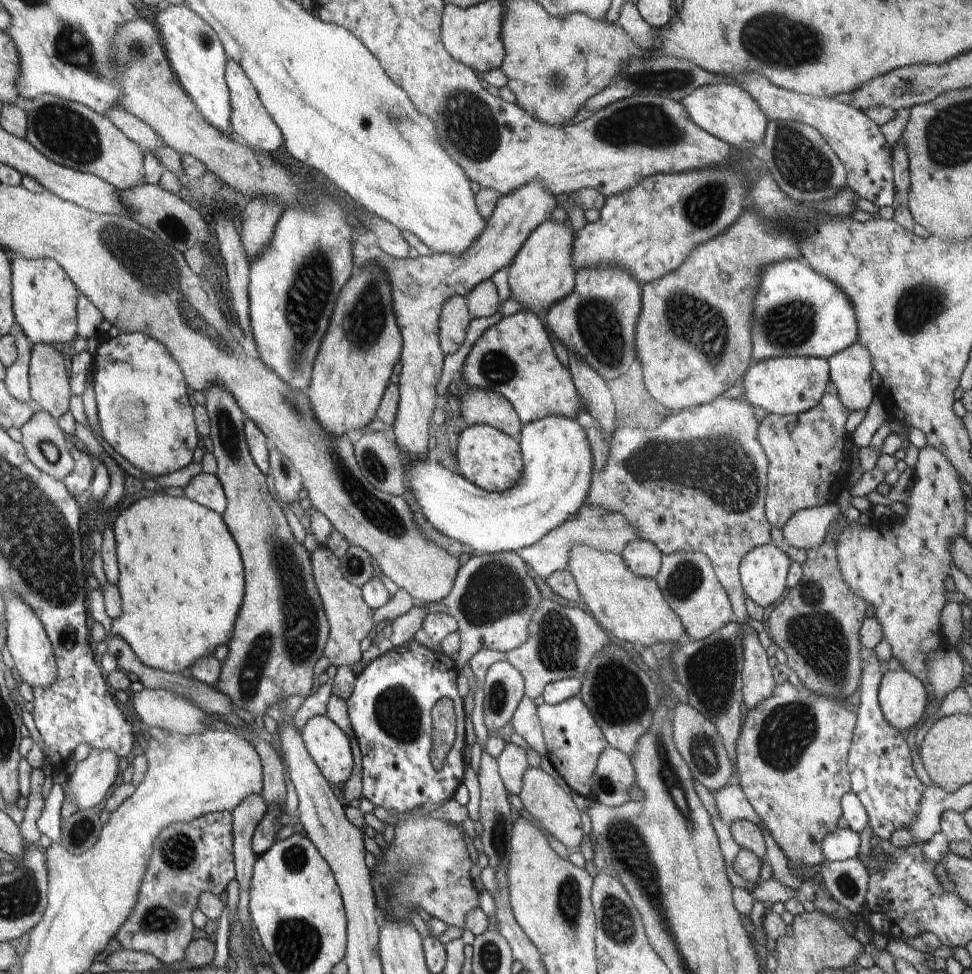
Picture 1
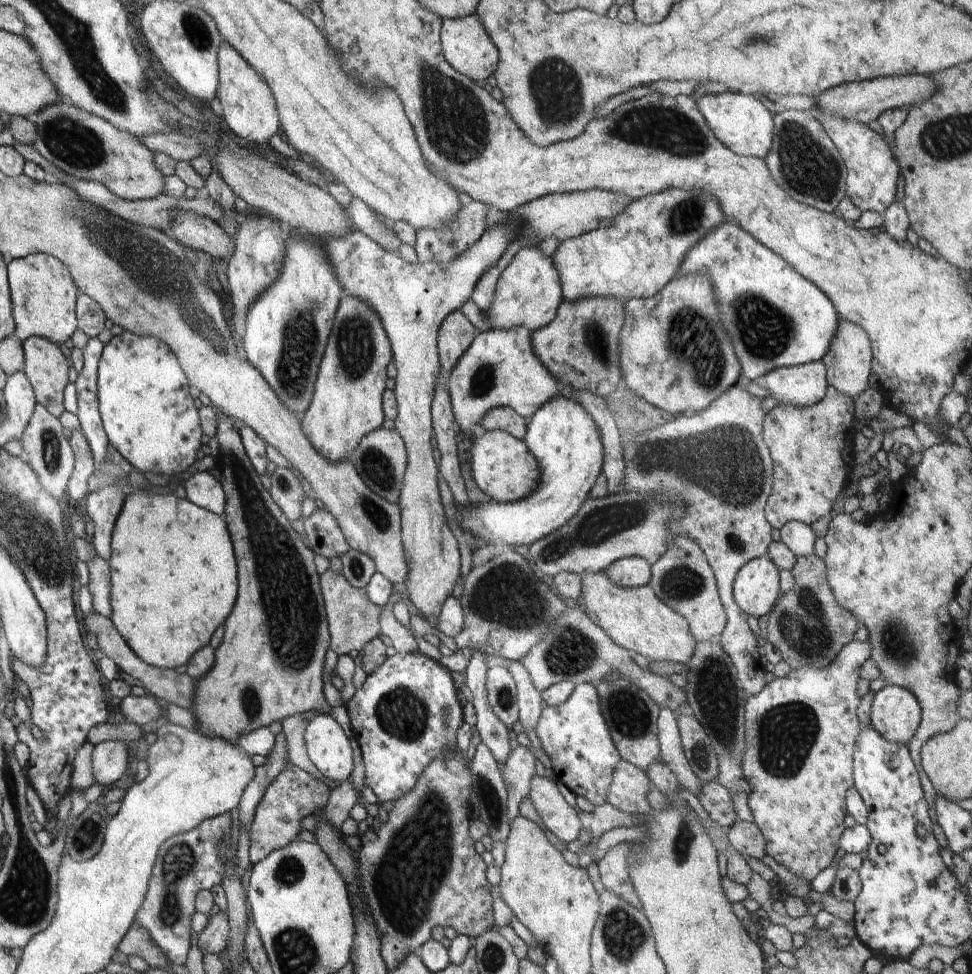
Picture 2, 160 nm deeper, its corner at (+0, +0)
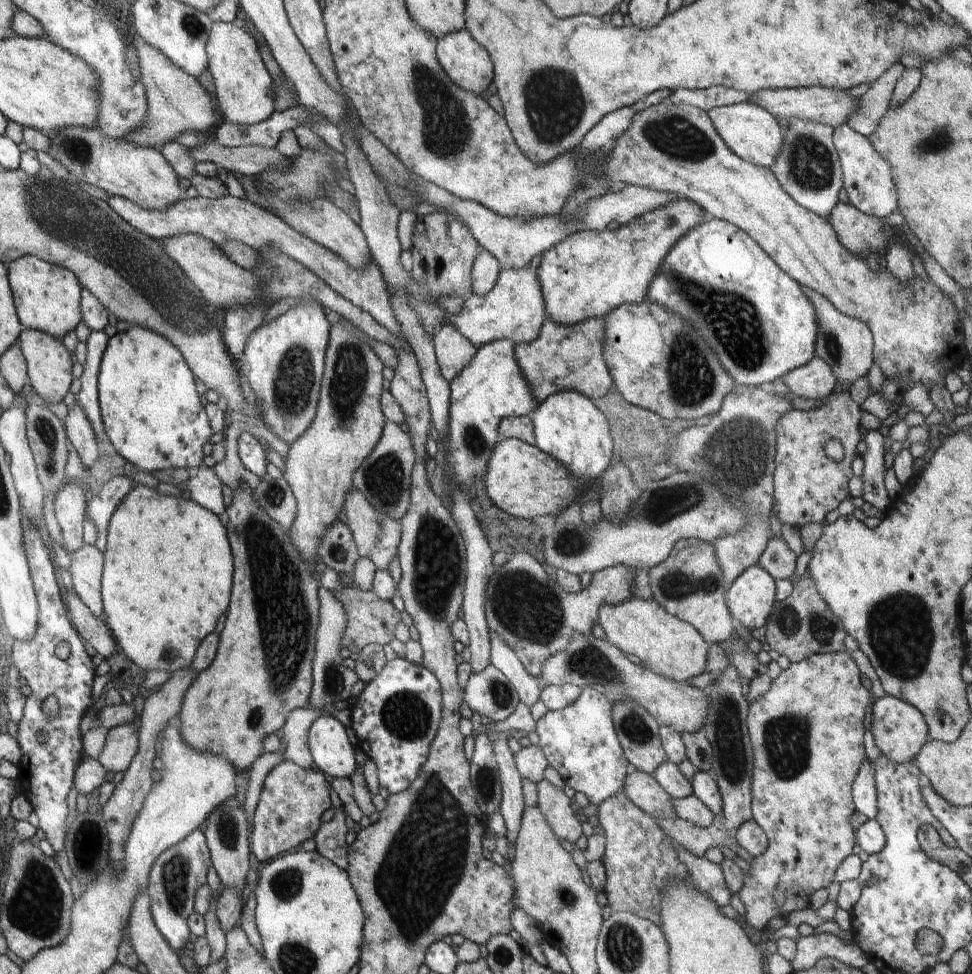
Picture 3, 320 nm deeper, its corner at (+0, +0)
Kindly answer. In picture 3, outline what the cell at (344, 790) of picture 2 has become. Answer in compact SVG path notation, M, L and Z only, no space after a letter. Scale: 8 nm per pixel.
M336 808L336 814L329 822L322 823L316 831L314 842L316 850L331 860L342 870L346 870L348 864L347 852L349 844L346 843L346 834L349 828L346 827L344 808Z

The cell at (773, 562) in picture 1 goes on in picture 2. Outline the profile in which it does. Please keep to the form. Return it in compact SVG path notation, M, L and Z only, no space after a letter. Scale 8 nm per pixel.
M768 558L752 559L737 572L733 582L733 595L736 604L748 615L760 618L768 614L781 595L779 568Z

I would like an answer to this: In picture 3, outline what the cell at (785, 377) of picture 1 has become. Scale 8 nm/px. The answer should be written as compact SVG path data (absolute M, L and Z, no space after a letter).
M813 356L805 365L785 374L784 382L798 398L820 400L835 392L837 378L832 369L820 357Z

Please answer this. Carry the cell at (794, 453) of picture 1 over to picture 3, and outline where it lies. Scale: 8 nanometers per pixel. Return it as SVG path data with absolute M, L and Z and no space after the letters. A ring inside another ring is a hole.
M849 391L836 394L836 398L809 411L792 409L777 422L777 445L775 452L775 471L773 472L773 487L775 488L773 500L778 510L778 518L781 524L791 527L803 527L808 522L823 524L826 514L836 510L843 500L849 498L849 480L854 476L852 472L852 461L858 456L856 445L860 442L861 406L851 397ZM835 438L840 440L844 446L845 457L839 462L830 460L825 453L825 442Z

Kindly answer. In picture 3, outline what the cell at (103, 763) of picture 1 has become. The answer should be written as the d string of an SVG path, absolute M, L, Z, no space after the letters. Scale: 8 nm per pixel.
M126 723L107 732L104 748L97 758L104 768L112 772L125 772L139 747L139 730Z

